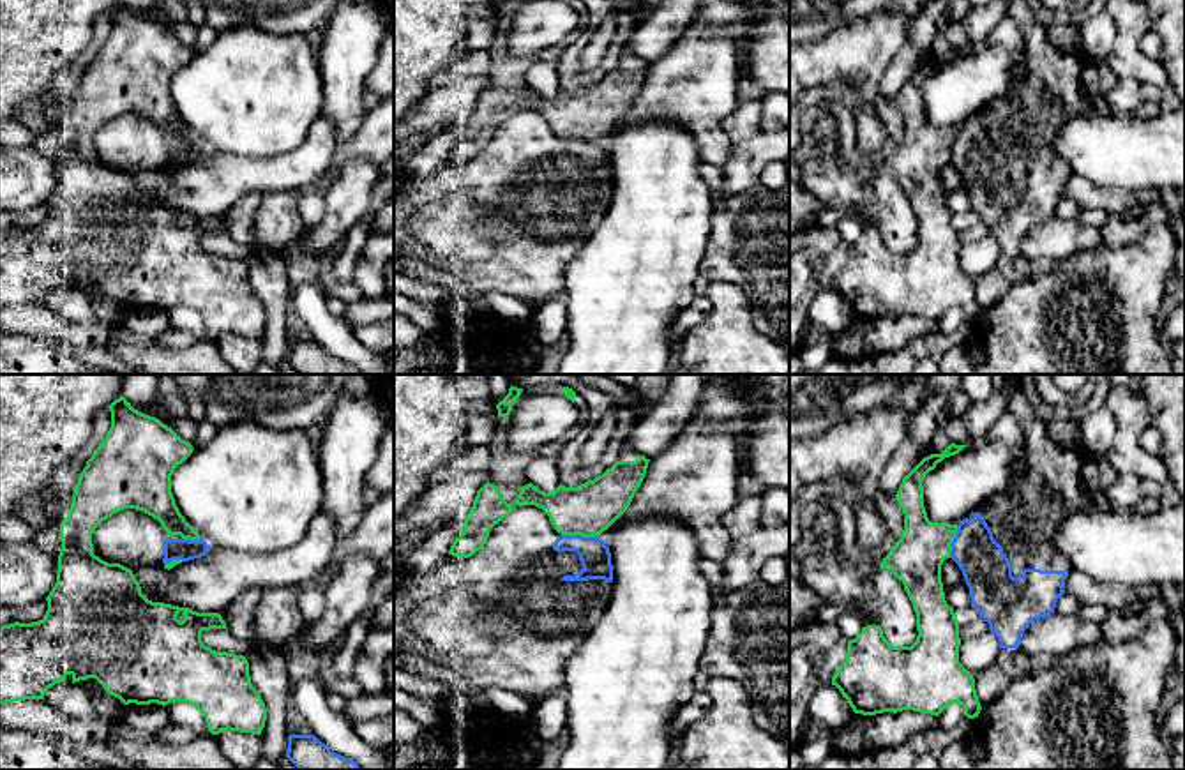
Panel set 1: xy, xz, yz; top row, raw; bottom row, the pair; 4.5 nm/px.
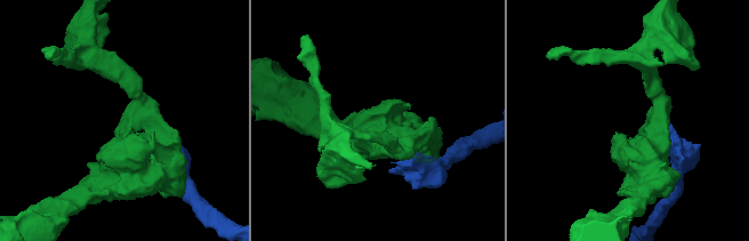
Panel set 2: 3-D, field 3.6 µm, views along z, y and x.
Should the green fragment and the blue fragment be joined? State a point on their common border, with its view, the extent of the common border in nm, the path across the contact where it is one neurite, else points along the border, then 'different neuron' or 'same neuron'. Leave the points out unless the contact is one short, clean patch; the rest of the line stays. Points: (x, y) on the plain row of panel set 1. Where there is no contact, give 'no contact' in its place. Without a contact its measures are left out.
xz (581, 138) | 180 nm | different neuron

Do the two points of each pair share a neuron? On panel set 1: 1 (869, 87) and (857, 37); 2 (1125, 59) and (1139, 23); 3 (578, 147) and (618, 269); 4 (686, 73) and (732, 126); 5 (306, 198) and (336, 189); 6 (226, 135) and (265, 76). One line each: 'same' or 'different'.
1: same
2: same
3: different
4: different
5: different
6: same

